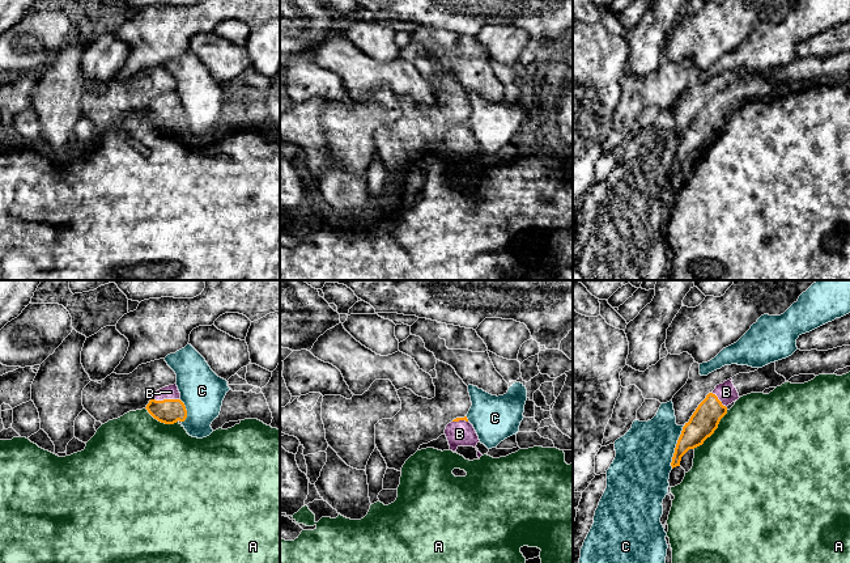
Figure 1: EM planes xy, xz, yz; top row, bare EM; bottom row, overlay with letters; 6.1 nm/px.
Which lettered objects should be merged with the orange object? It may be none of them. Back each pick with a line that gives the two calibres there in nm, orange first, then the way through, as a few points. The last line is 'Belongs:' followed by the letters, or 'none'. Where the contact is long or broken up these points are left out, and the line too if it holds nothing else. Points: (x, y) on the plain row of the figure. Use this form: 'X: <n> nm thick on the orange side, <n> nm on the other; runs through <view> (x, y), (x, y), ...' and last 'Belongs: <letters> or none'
B: 160 nm thick on the orange side, 90 nm on the other; runs through xy (169, 118), (166, 106), (170, 98)
Belongs: B

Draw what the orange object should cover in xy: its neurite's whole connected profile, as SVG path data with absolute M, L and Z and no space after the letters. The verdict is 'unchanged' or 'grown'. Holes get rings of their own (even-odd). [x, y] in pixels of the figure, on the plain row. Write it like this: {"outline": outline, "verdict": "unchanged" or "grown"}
{"outline": "M177 90L165 93L153 100L145 115L154 126L165 131L174 131L178 127L184 128L187 124L187 117L180 107Z", "verdict": "grown"}

